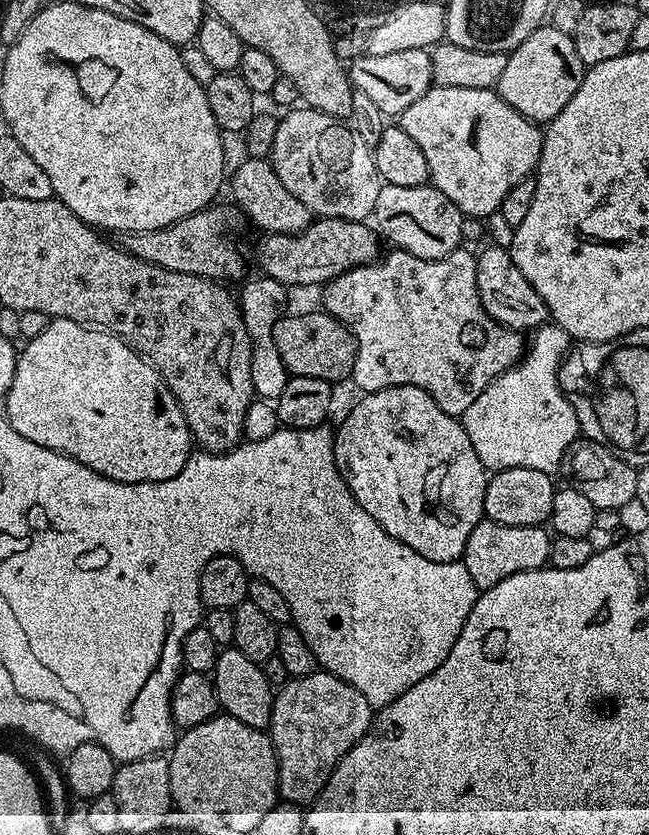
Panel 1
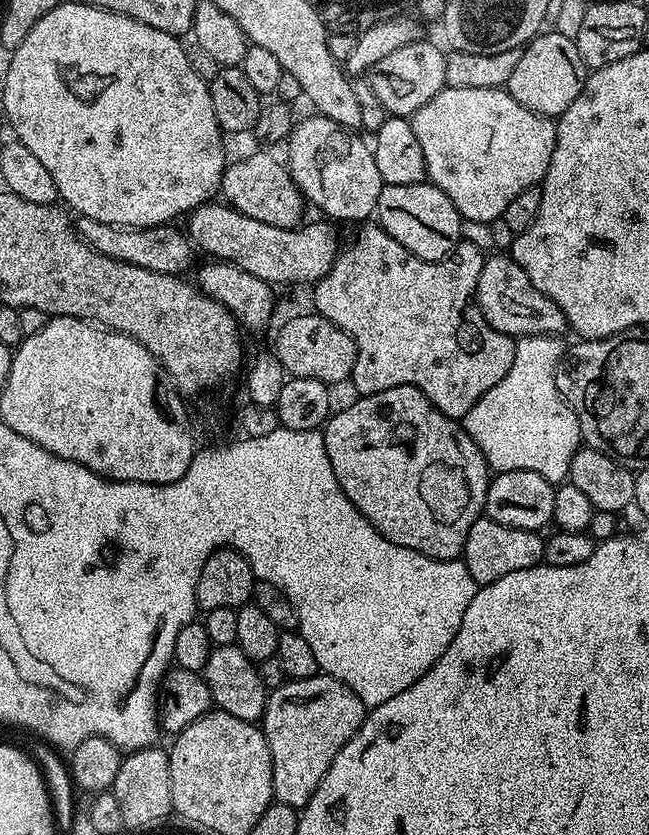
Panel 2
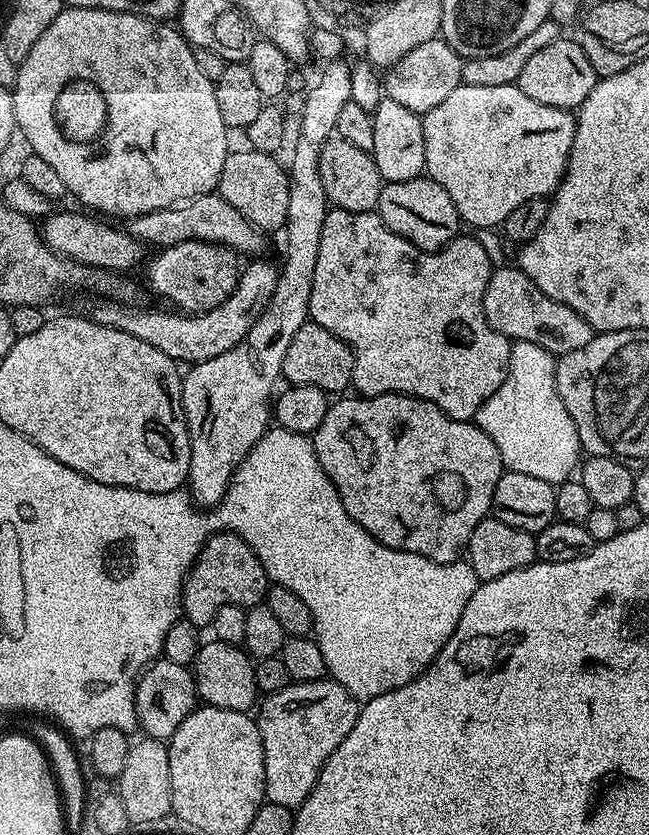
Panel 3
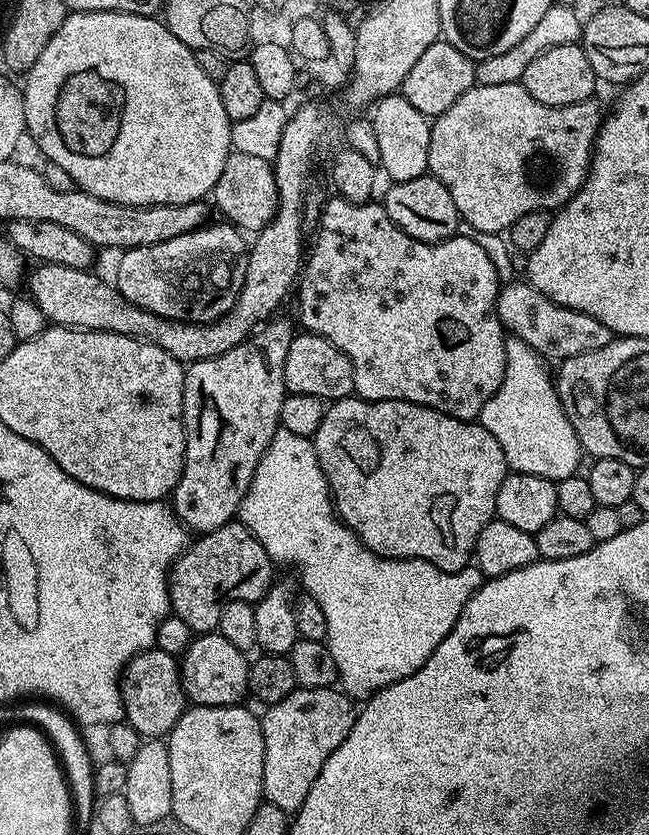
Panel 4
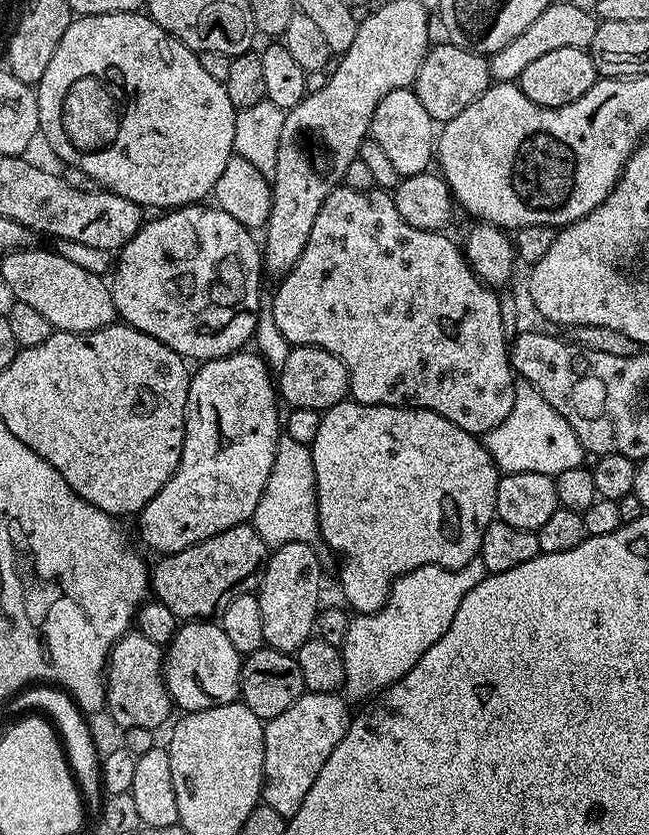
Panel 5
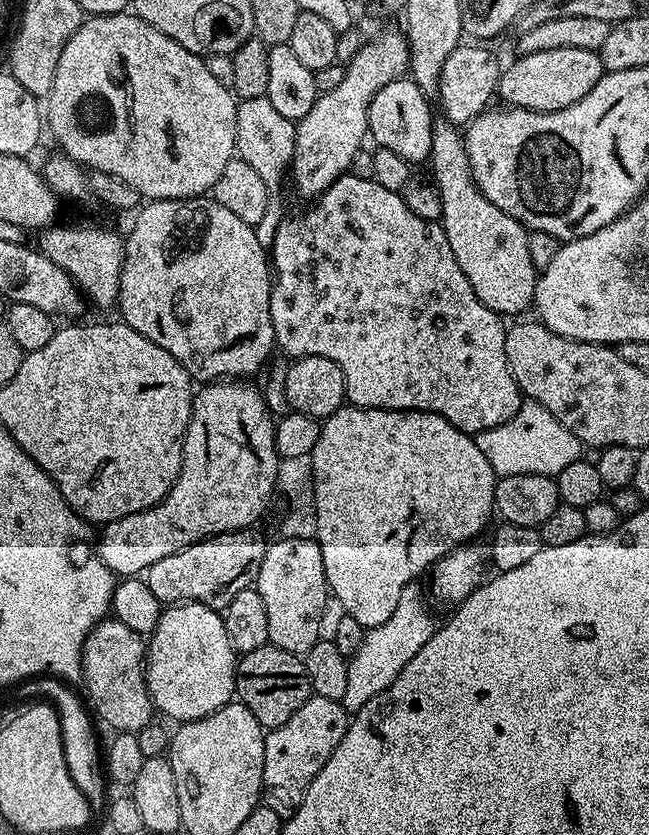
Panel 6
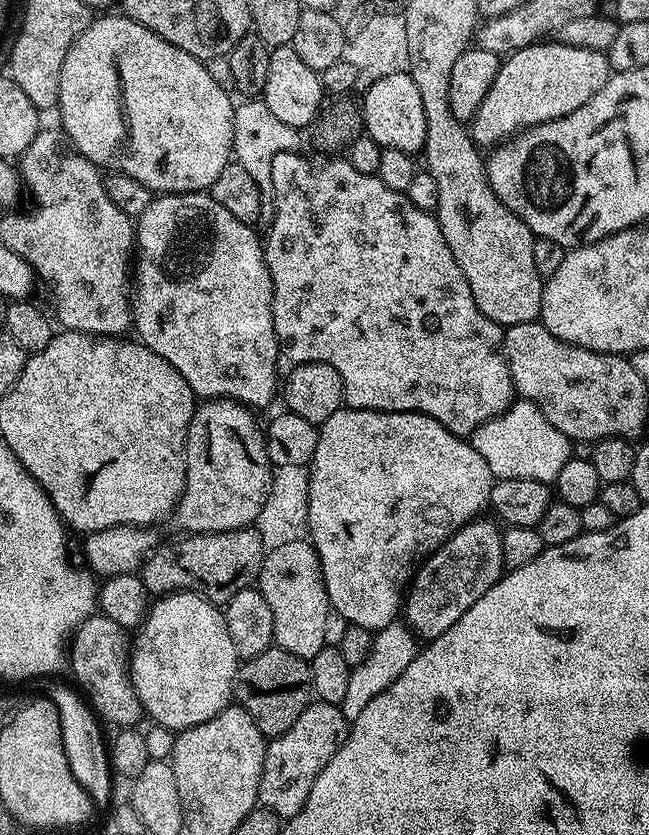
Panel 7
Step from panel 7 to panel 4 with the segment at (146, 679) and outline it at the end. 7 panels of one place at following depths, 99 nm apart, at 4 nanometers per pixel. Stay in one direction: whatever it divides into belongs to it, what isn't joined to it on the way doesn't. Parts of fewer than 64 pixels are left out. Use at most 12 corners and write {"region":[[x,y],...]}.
{"region":[[219,632],[197,635],[179,661],[201,708],[249,695],[249,657]]}

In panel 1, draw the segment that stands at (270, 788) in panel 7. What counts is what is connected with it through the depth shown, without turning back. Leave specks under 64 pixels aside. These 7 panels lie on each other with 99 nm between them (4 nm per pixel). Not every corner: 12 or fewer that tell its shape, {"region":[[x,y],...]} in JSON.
{"region":[[323,670],[279,685],[279,799],[311,805],[374,709]]}

